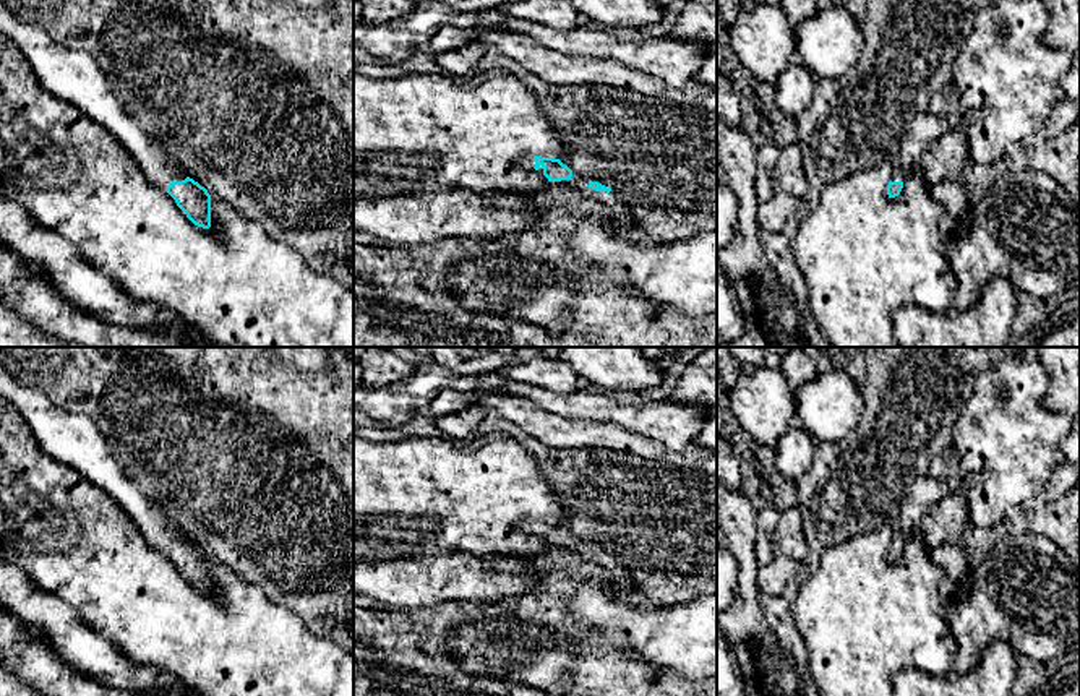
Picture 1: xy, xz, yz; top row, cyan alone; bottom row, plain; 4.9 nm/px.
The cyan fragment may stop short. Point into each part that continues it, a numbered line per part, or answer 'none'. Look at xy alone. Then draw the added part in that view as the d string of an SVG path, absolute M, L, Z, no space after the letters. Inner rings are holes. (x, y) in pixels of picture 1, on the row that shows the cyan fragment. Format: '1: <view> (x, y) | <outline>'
1: xy (72, 75) | M2 2L0 34L19 47L44 89L112 131L135 154L152 183L167 190L172 182L186 178L162 144L125 110L94 57L65 47L45 29L18 19Z

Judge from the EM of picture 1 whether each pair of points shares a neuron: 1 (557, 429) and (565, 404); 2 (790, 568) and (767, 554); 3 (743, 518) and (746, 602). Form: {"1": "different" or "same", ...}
{"1": "different", "2": "different", "3": "same"}

